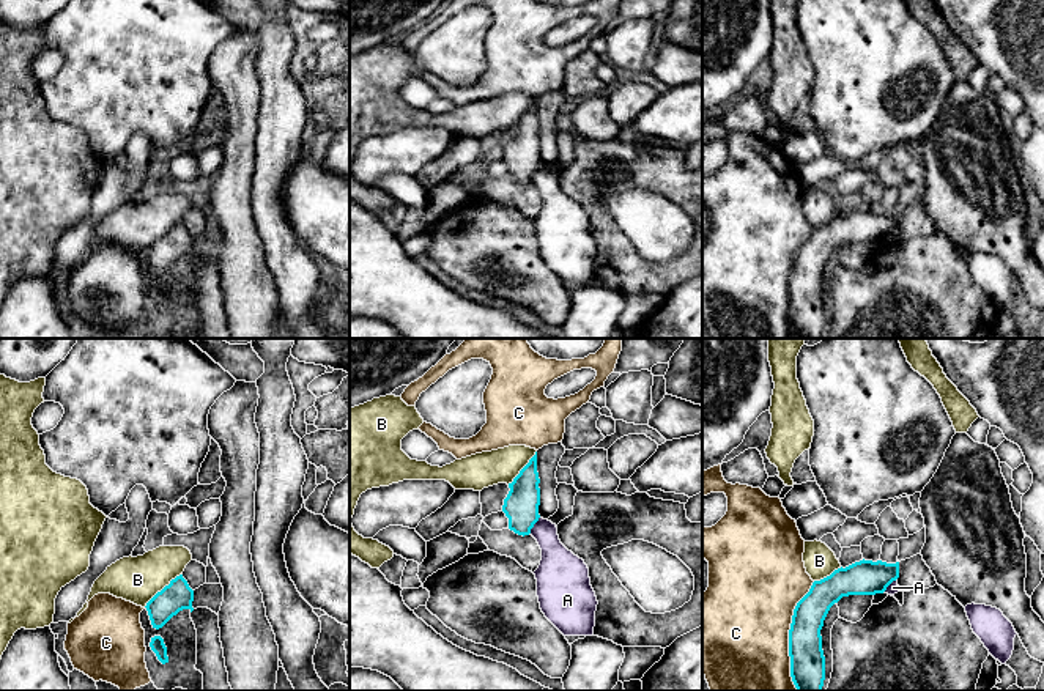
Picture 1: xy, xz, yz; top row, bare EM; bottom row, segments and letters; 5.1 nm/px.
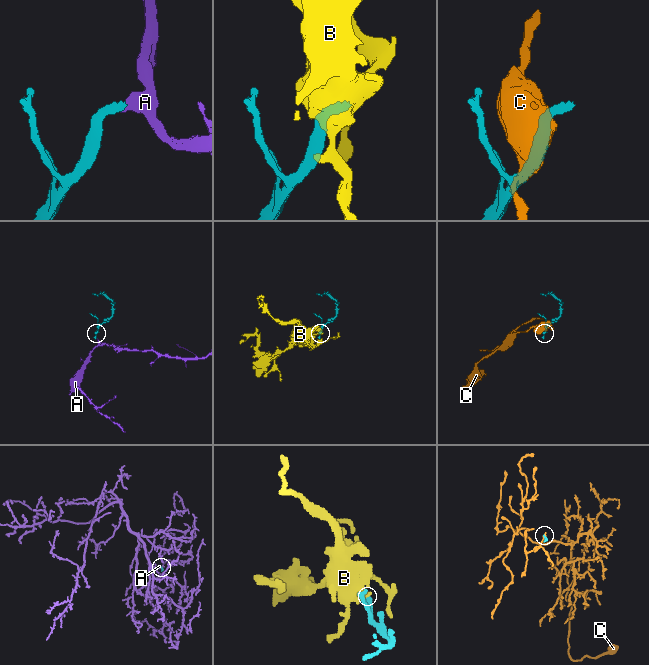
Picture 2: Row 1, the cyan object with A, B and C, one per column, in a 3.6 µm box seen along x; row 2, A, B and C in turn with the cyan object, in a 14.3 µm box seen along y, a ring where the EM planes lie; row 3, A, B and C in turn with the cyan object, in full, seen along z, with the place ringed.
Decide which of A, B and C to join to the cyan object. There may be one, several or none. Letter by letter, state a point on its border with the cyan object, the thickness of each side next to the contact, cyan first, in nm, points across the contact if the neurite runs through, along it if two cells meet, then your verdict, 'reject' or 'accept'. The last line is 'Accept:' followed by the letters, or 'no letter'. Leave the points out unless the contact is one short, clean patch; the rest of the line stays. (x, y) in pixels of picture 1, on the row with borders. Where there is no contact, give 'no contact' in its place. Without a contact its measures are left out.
A: contact xz (534, 523); calibres 180 and 190 nm; border xz (539, 517), (529, 532); reject
B: contact xy (164, 587); calibres 150 and 240 nm; border xy (181, 573), (144, 606); reject
C: contact yz (789, 636); calibres 180 and 500 nm; reject
Accept: no letter

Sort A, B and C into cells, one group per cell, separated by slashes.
A / B / C

